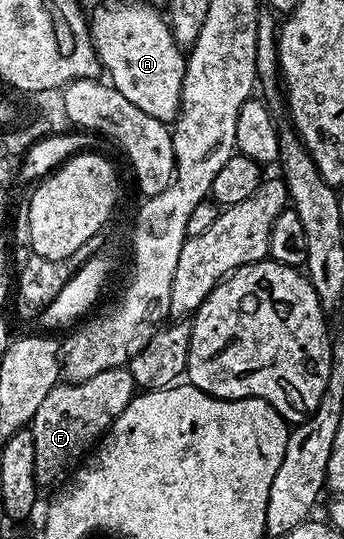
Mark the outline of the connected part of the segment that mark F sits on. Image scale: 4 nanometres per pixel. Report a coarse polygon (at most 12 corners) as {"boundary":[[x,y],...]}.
{"boundary":[[127,367],[57,383],[30,425],[59,485],[137,392]]}

